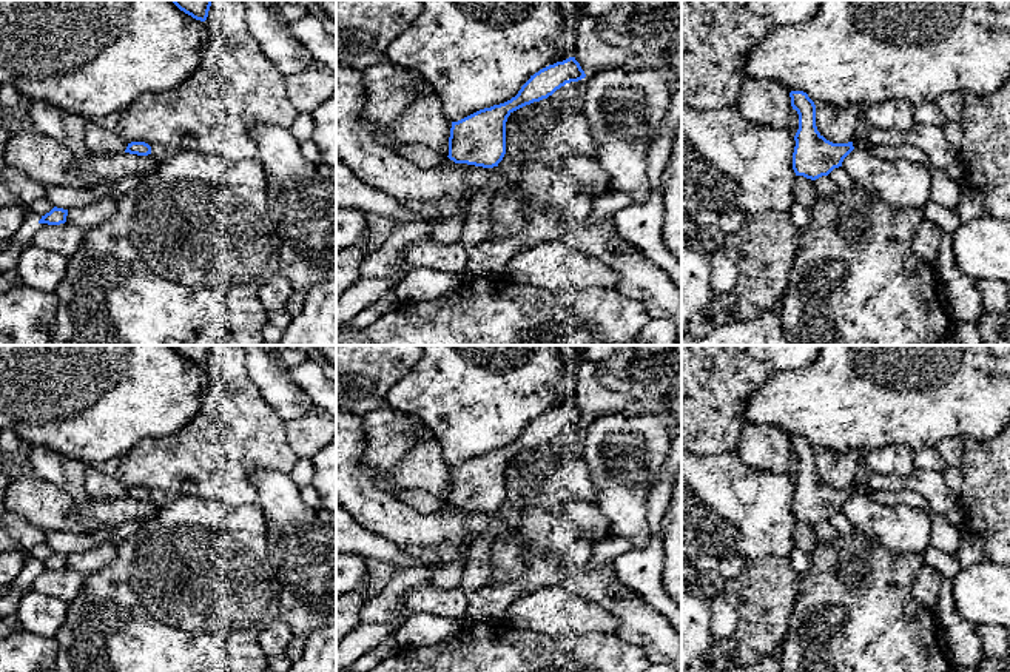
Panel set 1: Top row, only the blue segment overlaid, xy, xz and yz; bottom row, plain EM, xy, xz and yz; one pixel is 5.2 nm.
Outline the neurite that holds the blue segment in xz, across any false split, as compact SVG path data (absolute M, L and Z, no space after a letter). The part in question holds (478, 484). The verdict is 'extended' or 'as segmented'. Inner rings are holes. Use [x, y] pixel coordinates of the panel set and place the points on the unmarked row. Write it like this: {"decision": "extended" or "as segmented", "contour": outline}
{"decision": "as segmented", "contour": "M575 402L540 415L510 445L452 467L447 502L455 509L498 512L506 499L507 462L526 450L547 444L566 428L584 422L586 419Z"}

